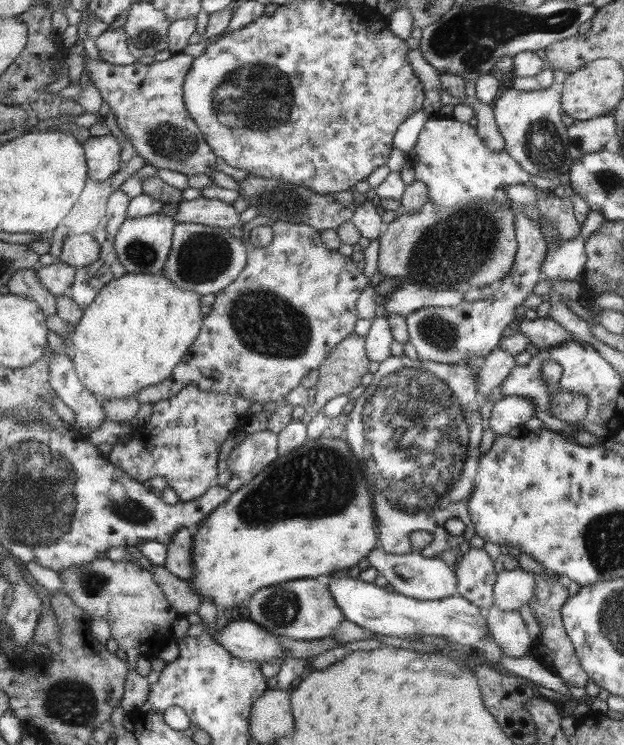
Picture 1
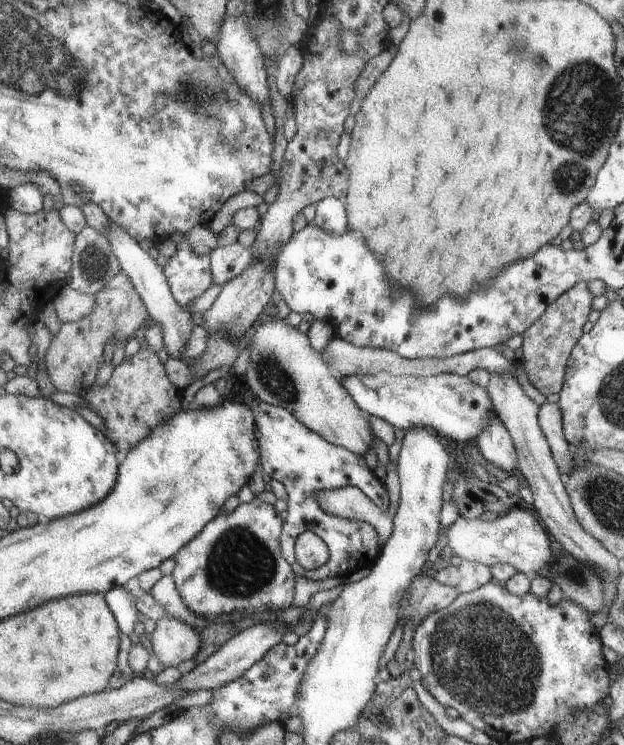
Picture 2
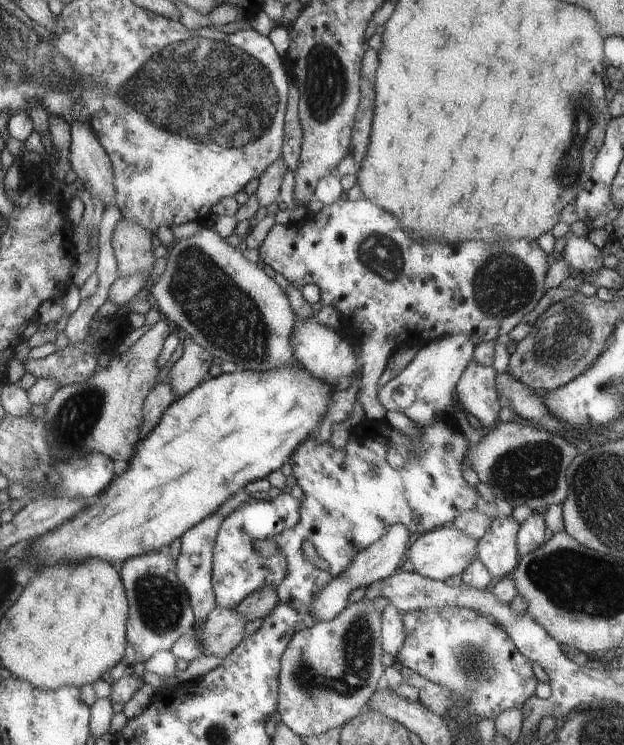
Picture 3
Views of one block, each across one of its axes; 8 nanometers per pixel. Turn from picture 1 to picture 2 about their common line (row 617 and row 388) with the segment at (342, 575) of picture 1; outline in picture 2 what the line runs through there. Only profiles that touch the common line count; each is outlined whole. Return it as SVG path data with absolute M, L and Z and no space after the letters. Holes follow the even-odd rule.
M389 372L341 376L341 384L361 408L363 416L383 420L393 430L407 428L433 428L441 438L465 446L489 424L491 418L491 396L485 388L475 386L467 376L437 374L437 376L395 376Z

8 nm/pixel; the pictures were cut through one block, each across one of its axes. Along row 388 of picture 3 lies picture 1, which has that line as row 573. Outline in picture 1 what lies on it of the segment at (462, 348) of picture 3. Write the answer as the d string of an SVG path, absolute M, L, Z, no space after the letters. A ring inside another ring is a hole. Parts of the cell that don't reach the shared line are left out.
M415 530L409 534L409 544L411 544L411 554L403 554L403 556L393 556L393 554L385 554L385 550L381 548L373 548L367 556L369 568L377 570L377 574L381 574L389 586L393 586L395 594L401 594L405 598L413 598L417 602L425 602L425 600L445 600L449 596L457 596L457 572L455 568L445 566L445 562L441 558L423 558L421 550L431 542L431 534L425 530Z

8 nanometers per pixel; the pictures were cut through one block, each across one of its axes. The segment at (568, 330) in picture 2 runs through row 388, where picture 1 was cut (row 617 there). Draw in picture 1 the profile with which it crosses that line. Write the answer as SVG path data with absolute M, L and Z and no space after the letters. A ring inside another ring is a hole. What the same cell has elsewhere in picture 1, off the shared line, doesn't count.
M543 570L543 576L541 574L531 574L531 576L535 578L535 592L533 592L533 598L527 602L527 606L537 616L537 624L539 624L539 636L533 642L531 656L537 662L541 662L543 668L547 668L555 676L559 676L565 682L565 686L585 688L589 674L581 668L581 662L573 648L573 642L569 642L569 634L565 630L565 624L561 622L561 606L565 604L565 600L569 600L569 592L567 592L567 588L563 588L557 582L559 576L555 576L555 574L547 574Z

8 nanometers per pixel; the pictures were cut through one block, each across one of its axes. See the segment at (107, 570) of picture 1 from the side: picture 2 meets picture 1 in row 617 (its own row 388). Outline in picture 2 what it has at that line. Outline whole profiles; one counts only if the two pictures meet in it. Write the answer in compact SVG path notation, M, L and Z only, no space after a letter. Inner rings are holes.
M145 348L135 356L125 356L123 362L115 366L115 372L107 384L93 386L87 394L83 394L83 398L87 408L103 420L105 436L117 446L121 456L127 456L137 444L151 436L153 428L183 410L181 394L183 392L171 382L157 352Z

